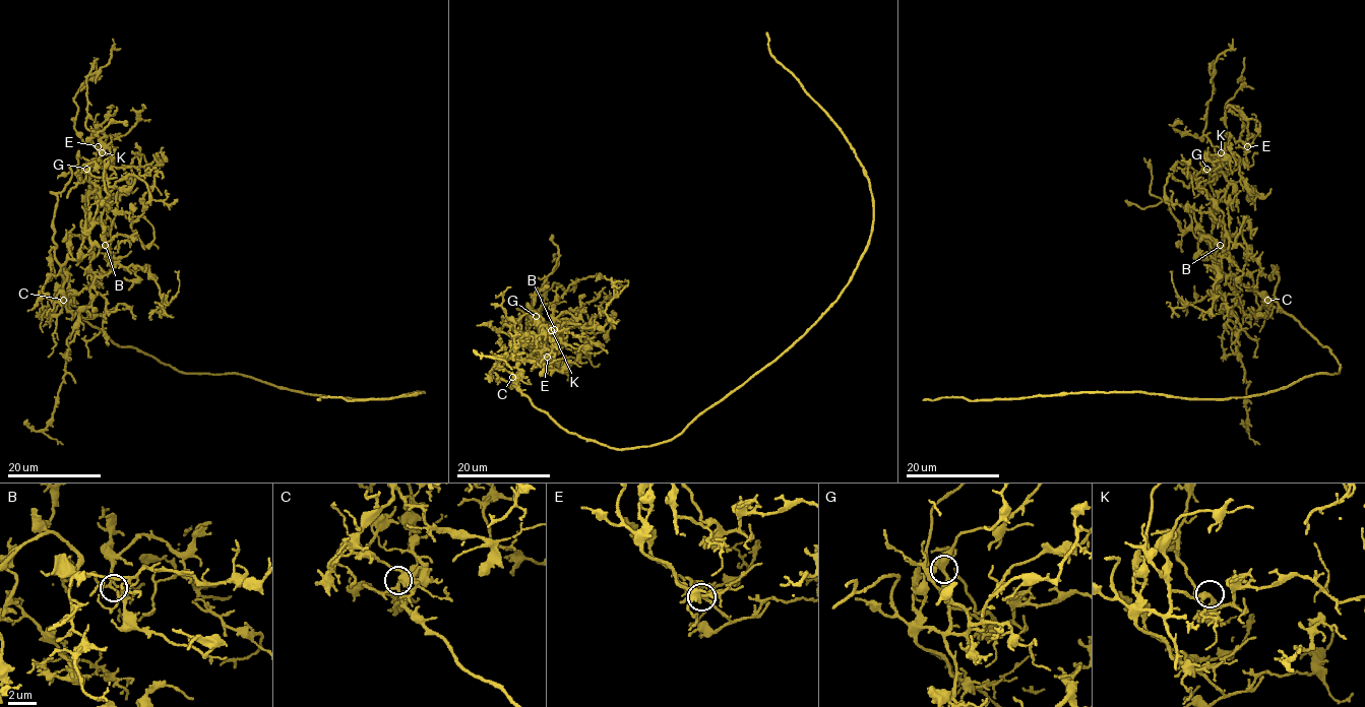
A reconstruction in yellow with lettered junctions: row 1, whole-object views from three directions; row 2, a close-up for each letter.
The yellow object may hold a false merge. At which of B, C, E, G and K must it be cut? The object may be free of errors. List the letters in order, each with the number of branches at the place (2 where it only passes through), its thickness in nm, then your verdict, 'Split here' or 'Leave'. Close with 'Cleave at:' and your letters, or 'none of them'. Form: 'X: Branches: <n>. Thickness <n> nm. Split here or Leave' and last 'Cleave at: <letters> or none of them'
B: Branches: 6. Thickness 180 nm. Leave
C: Branches: 4. Thickness 260 nm. Split here
E: Branches: 4. Thickness 190 nm. Leave
G: Branches: 5. Thickness 400 nm. Leave
K: Branches: 4. Thickness 280 nm. Leave
Cleave at: C

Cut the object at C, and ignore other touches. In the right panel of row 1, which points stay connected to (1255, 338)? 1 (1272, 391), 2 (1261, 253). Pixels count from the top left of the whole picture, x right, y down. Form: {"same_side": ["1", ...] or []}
{"same_side": ["2"]}

